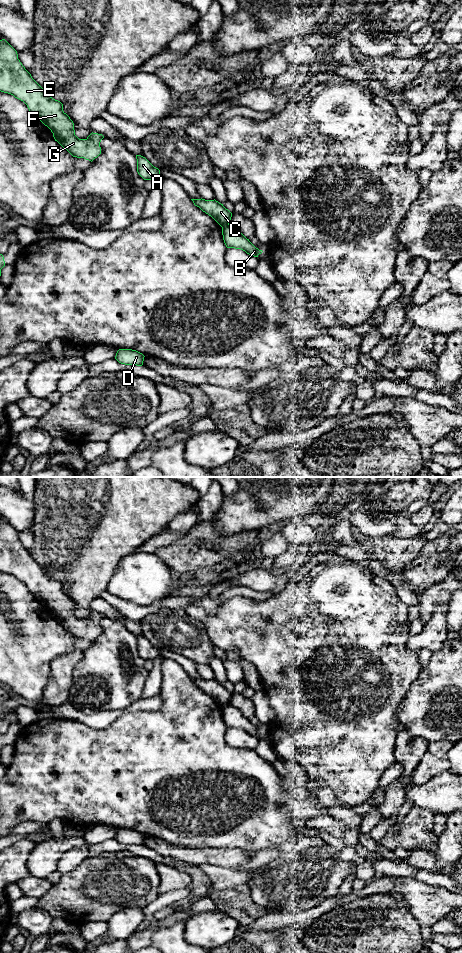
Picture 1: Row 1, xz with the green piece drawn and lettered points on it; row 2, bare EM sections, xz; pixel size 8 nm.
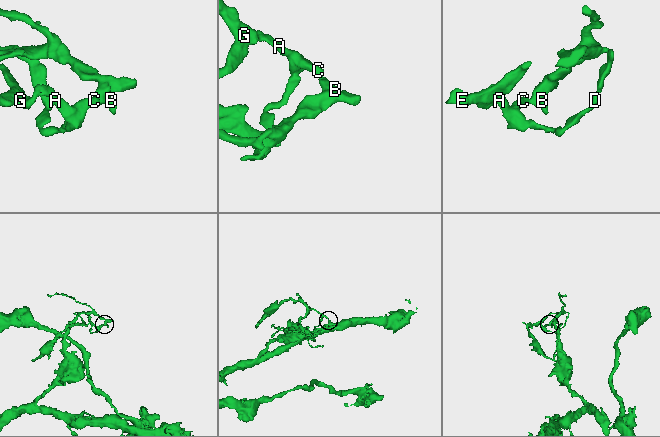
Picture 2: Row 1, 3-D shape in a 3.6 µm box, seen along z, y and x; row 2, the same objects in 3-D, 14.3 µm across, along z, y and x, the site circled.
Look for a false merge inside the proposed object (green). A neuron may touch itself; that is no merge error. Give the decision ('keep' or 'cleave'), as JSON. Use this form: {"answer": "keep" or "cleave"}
{"answer": "cleave"}

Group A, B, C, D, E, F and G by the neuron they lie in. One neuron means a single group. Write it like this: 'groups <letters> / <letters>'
groups A C D E F G / B

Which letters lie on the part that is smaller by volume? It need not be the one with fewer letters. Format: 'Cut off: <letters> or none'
Cut off: A, C, D, E, F, G

